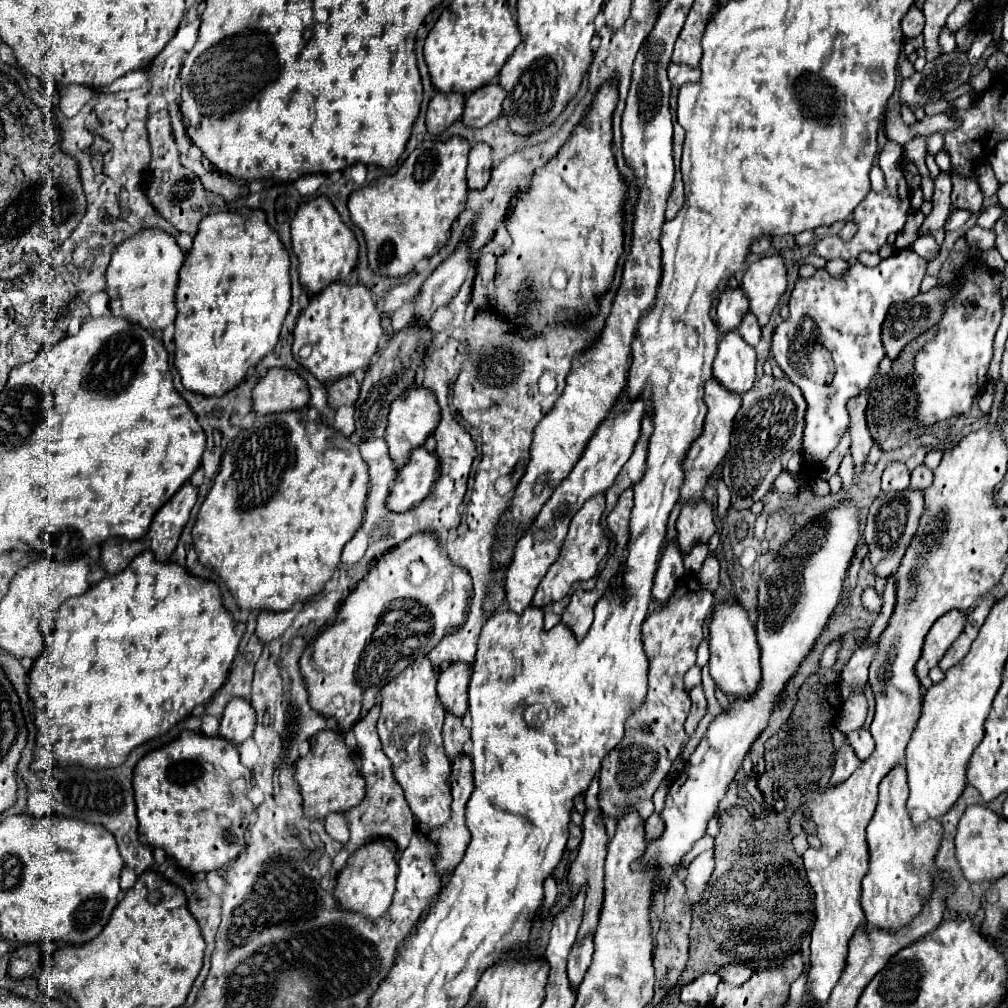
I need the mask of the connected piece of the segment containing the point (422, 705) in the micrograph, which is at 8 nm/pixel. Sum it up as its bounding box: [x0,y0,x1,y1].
[377,658,451,828]

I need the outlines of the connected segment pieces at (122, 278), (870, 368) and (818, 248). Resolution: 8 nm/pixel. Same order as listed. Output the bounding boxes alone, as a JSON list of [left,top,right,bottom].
[[105,230,183,332],[771,250,927,476],[811,142,911,262]]

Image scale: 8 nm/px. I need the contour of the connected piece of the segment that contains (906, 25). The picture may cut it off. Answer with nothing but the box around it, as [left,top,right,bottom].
[901,6,925,38]

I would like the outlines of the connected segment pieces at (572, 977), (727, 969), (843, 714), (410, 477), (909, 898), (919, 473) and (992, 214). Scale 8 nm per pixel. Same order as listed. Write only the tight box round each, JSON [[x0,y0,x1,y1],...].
[[569,938,593,990],[721,964,753,984],[837,692,867,734],[387,446,439,512],[861,766,943,930],[911,466,933,490],[977,204,1003,228]]

